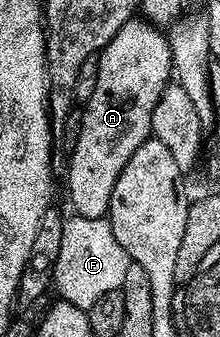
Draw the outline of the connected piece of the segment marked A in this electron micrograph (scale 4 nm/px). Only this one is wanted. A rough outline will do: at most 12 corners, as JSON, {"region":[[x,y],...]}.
{"region":[[128,20],[99,55],[69,200],[108,213],[173,76],[166,33]]}

